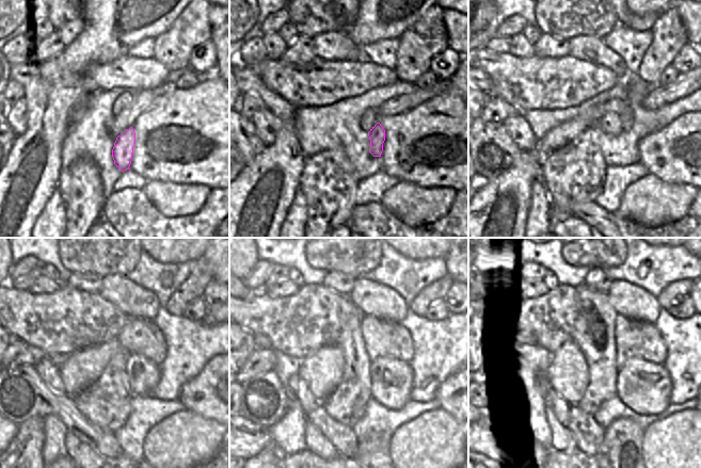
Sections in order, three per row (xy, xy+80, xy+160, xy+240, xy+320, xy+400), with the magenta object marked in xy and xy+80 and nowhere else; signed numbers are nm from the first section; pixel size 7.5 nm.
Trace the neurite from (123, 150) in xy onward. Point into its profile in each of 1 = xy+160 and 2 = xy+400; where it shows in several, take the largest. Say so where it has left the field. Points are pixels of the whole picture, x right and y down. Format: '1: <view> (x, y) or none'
1: xy+160 (626, 117)
2: xy+400 (634, 338)

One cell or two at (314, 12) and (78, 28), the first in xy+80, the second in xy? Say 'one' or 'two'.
two

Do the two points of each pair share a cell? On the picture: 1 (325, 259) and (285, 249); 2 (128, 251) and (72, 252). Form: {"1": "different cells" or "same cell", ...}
{"1": "different cells", "2": "same cell"}

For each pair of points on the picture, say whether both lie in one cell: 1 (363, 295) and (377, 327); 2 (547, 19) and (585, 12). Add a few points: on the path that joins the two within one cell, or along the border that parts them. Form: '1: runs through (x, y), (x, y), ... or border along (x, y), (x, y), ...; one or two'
1: border along (364, 316), (375, 316), (384, 320), (396, 321); two
2: runs through (557, 14), (561, 12), (575, 12); one

